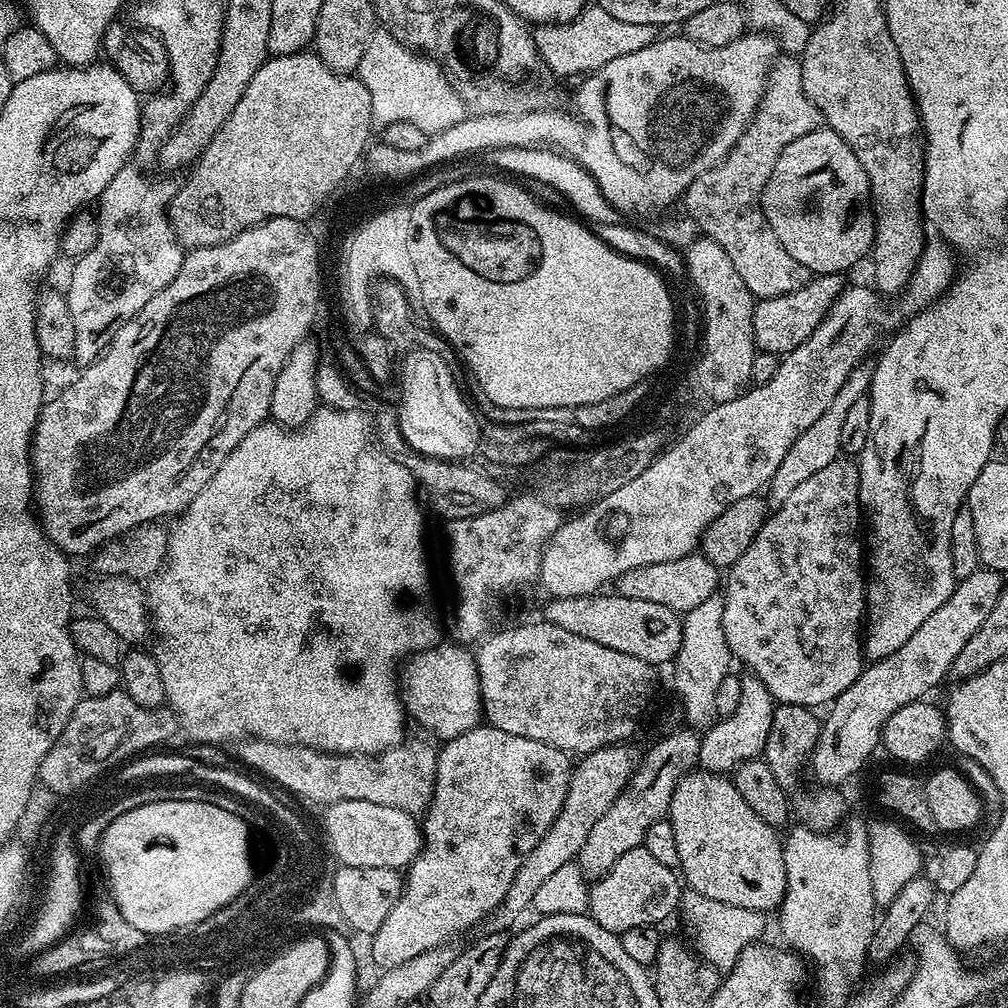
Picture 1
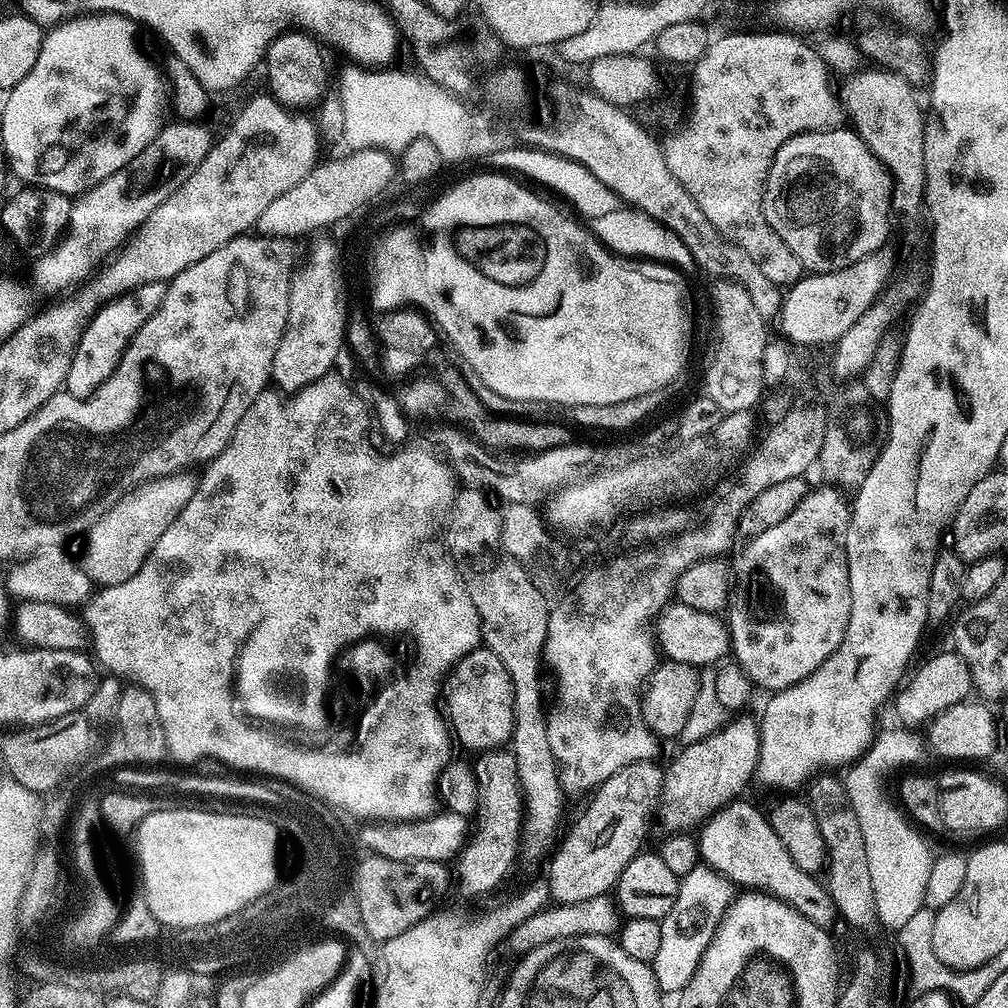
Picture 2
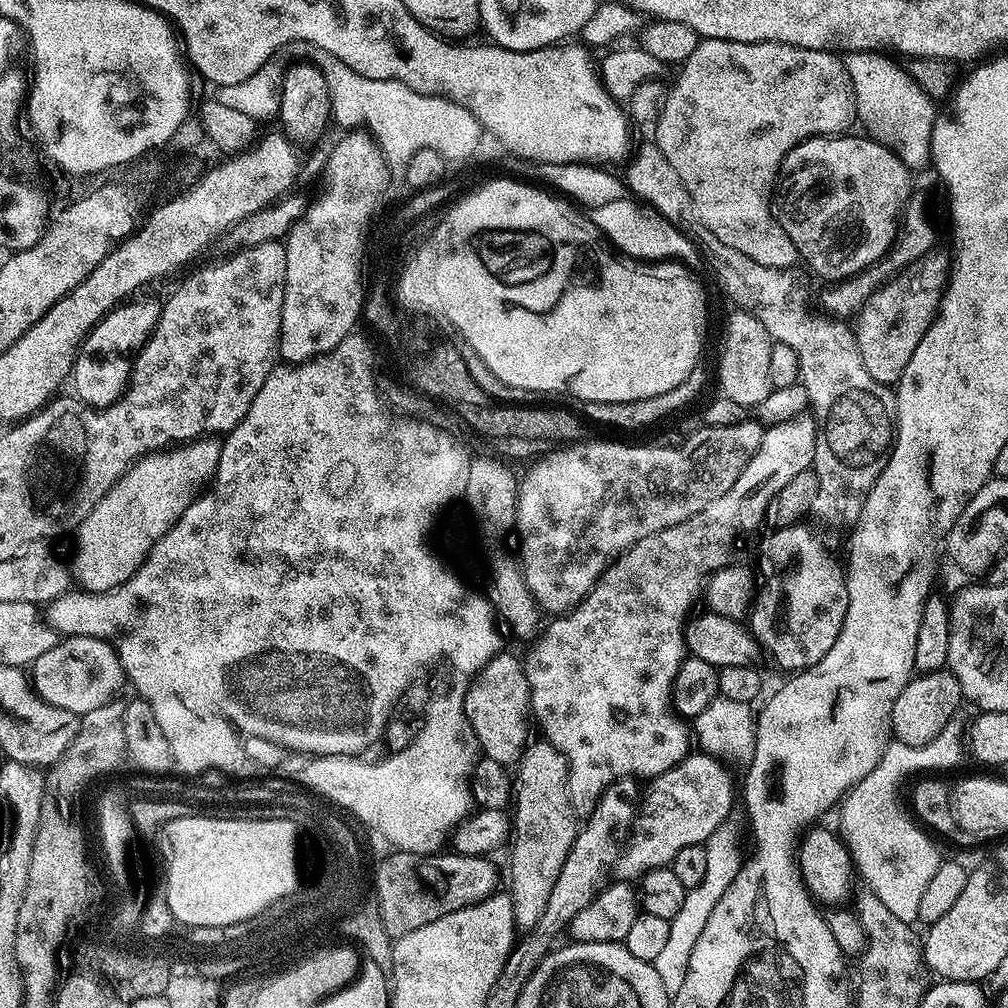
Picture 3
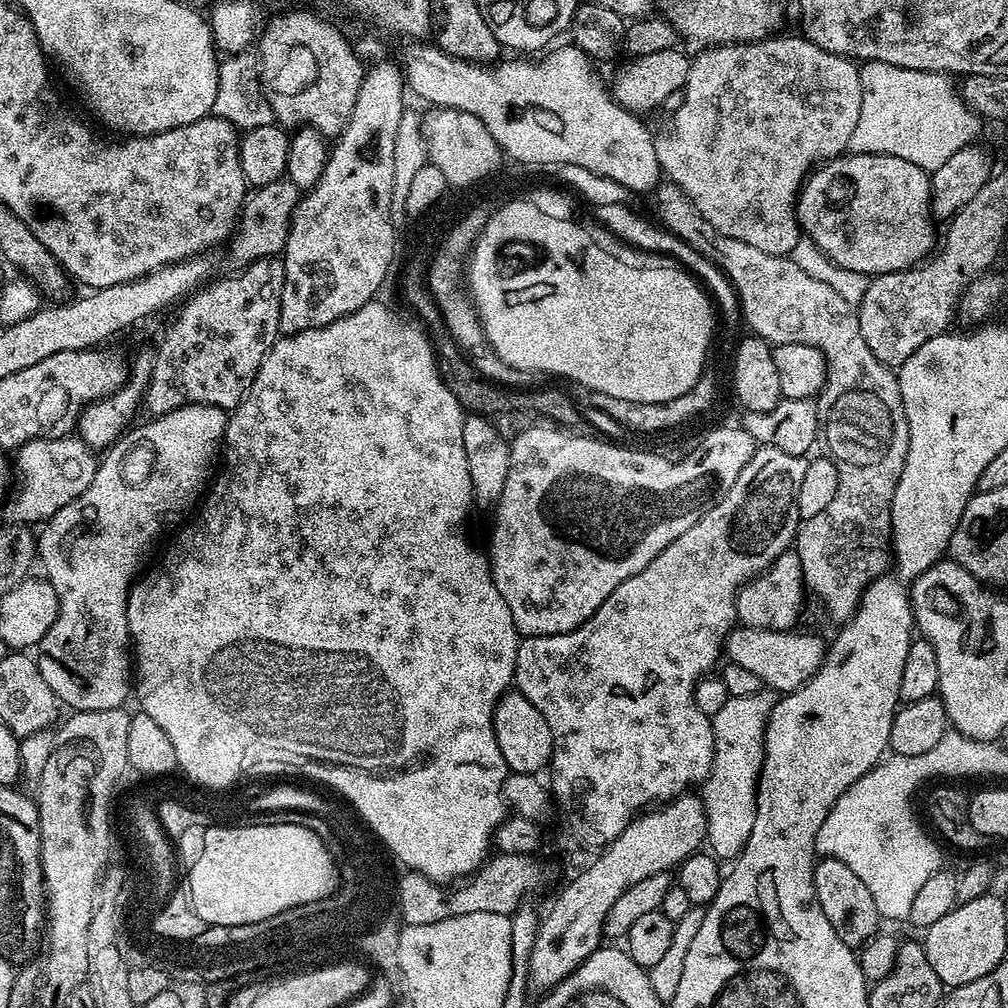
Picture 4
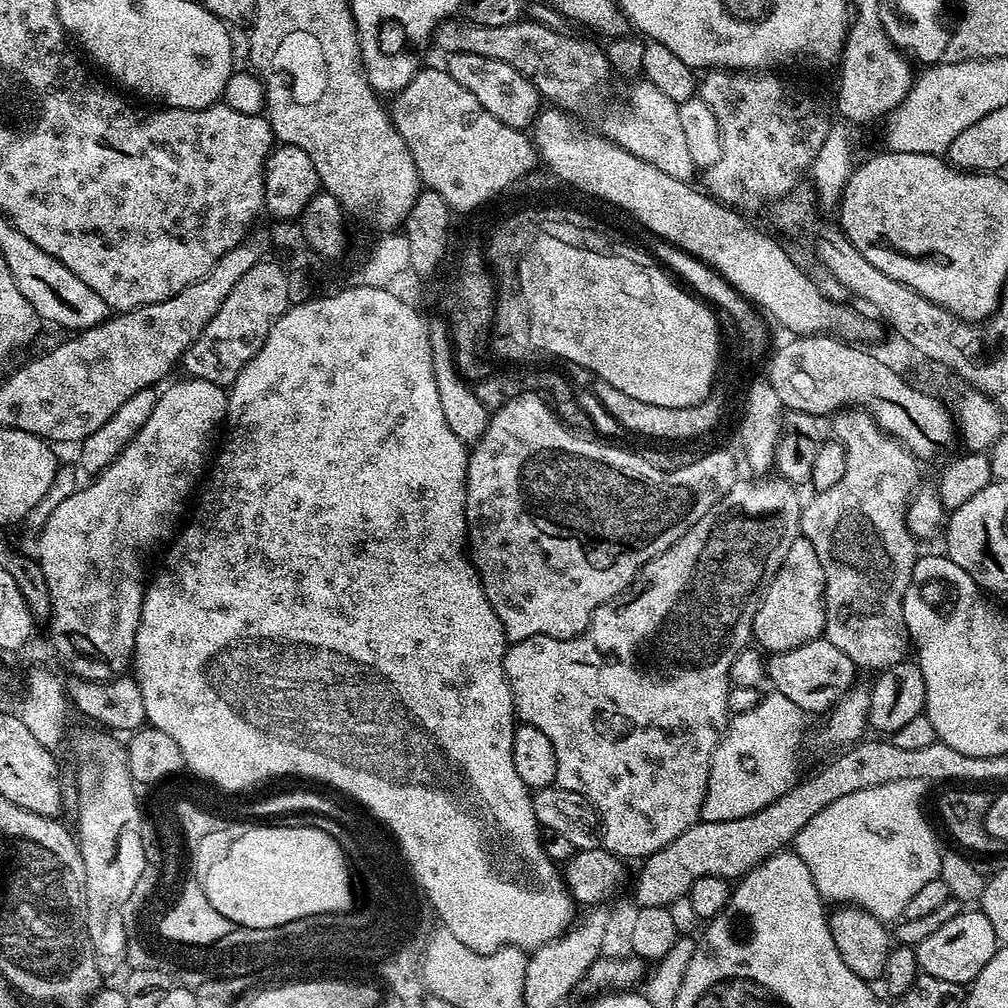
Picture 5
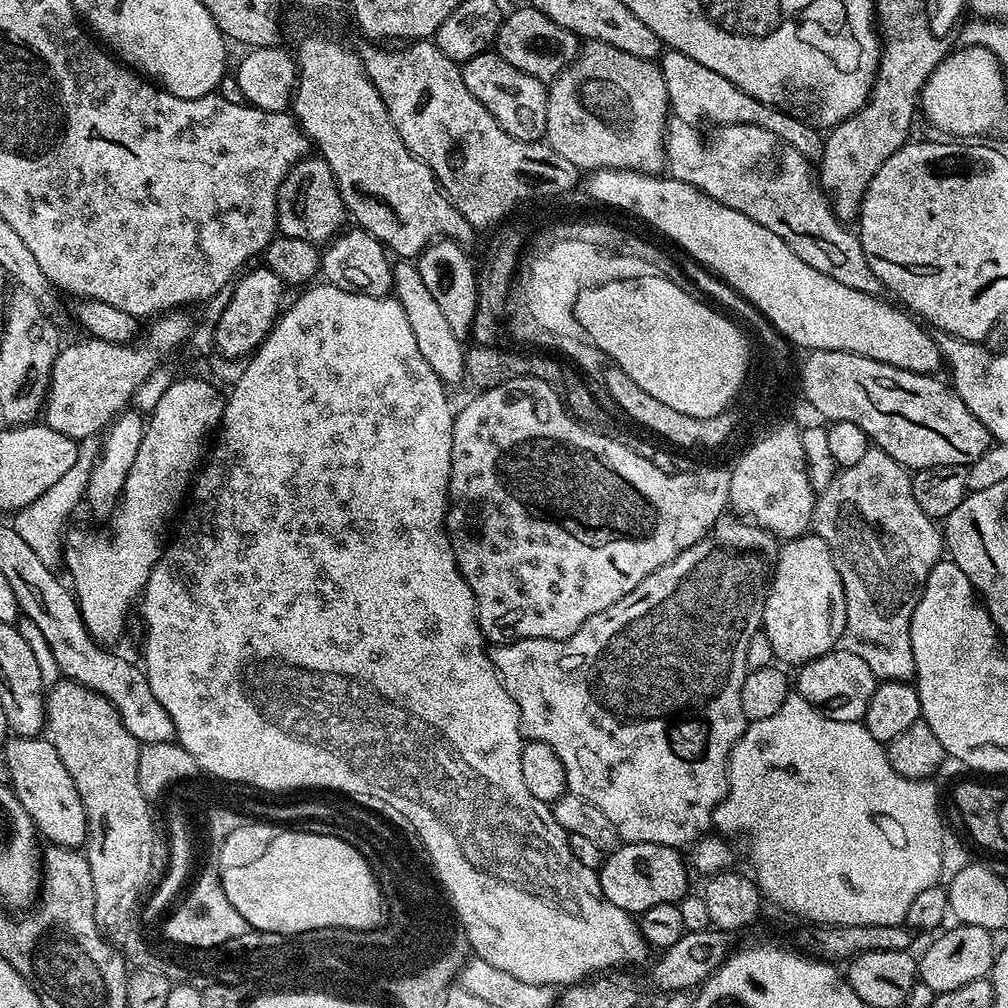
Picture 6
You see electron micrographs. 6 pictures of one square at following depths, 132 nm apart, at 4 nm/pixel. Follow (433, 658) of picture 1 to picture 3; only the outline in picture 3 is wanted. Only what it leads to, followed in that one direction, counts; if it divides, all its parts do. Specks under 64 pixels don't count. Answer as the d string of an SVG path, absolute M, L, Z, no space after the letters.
M501 650L473 679L464 703L464 713L476 735L479 751L499 764L515 765L530 743L528 720L530 724L531 711L524 661L519 655L511 656L508 650Z

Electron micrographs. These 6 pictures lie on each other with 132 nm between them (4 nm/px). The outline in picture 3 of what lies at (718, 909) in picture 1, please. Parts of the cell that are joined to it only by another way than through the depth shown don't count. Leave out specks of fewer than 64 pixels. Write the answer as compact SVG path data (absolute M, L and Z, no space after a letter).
M725 822L718 826L718 830L710 834L710 838L703 846L706 850L706 874L702 877L702 882L698 882L698 886L685 891L682 910L678 910L678 914L674 914L671 920L670 938L654 961L658 970L658 978L662 978L662 986L666 986L673 993L682 990L682 982L688 969L690 954L694 950L694 942L702 938L702 930L706 928L706 918L710 918L710 910L718 906L718 898L726 894L726 890L740 873L742 855L740 856L740 828L738 825Z

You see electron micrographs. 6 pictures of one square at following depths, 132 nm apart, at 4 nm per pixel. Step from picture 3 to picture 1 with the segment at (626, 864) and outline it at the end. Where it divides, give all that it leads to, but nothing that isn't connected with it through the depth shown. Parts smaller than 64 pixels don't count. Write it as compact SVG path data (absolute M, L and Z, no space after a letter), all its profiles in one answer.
M744 674L740 676L740 685L742 695L738 697L738 710L717 719L700 737L698 764L705 772L731 773L742 761L757 759L766 746L766 734L770 734L770 722L774 722L777 701L772 699L770 690L766 690L762 678Z

